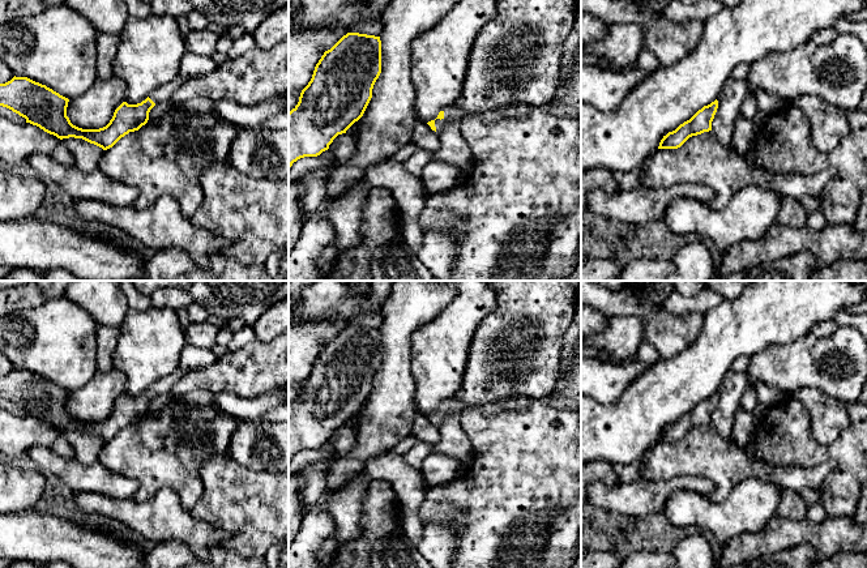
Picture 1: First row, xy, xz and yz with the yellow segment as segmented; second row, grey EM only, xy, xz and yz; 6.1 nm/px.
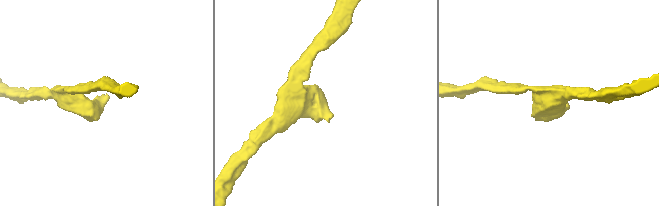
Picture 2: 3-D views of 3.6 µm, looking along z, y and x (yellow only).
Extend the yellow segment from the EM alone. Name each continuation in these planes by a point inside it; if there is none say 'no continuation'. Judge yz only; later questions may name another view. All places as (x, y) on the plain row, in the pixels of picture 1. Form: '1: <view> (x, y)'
no continuation

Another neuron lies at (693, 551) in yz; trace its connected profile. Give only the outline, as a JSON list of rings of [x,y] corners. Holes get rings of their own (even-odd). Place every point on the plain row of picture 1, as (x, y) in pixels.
[[[689,531],[684,535],[683,539],[675,544],[671,554],[675,561],[670,568],[716,568],[717,559],[712,552],[712,547],[705,534],[700,531]]]

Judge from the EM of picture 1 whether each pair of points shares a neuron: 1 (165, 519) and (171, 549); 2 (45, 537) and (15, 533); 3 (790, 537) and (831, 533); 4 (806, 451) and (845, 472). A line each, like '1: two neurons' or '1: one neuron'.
1: two neurons
2: one neuron
3: one neuron
4: one neuron

